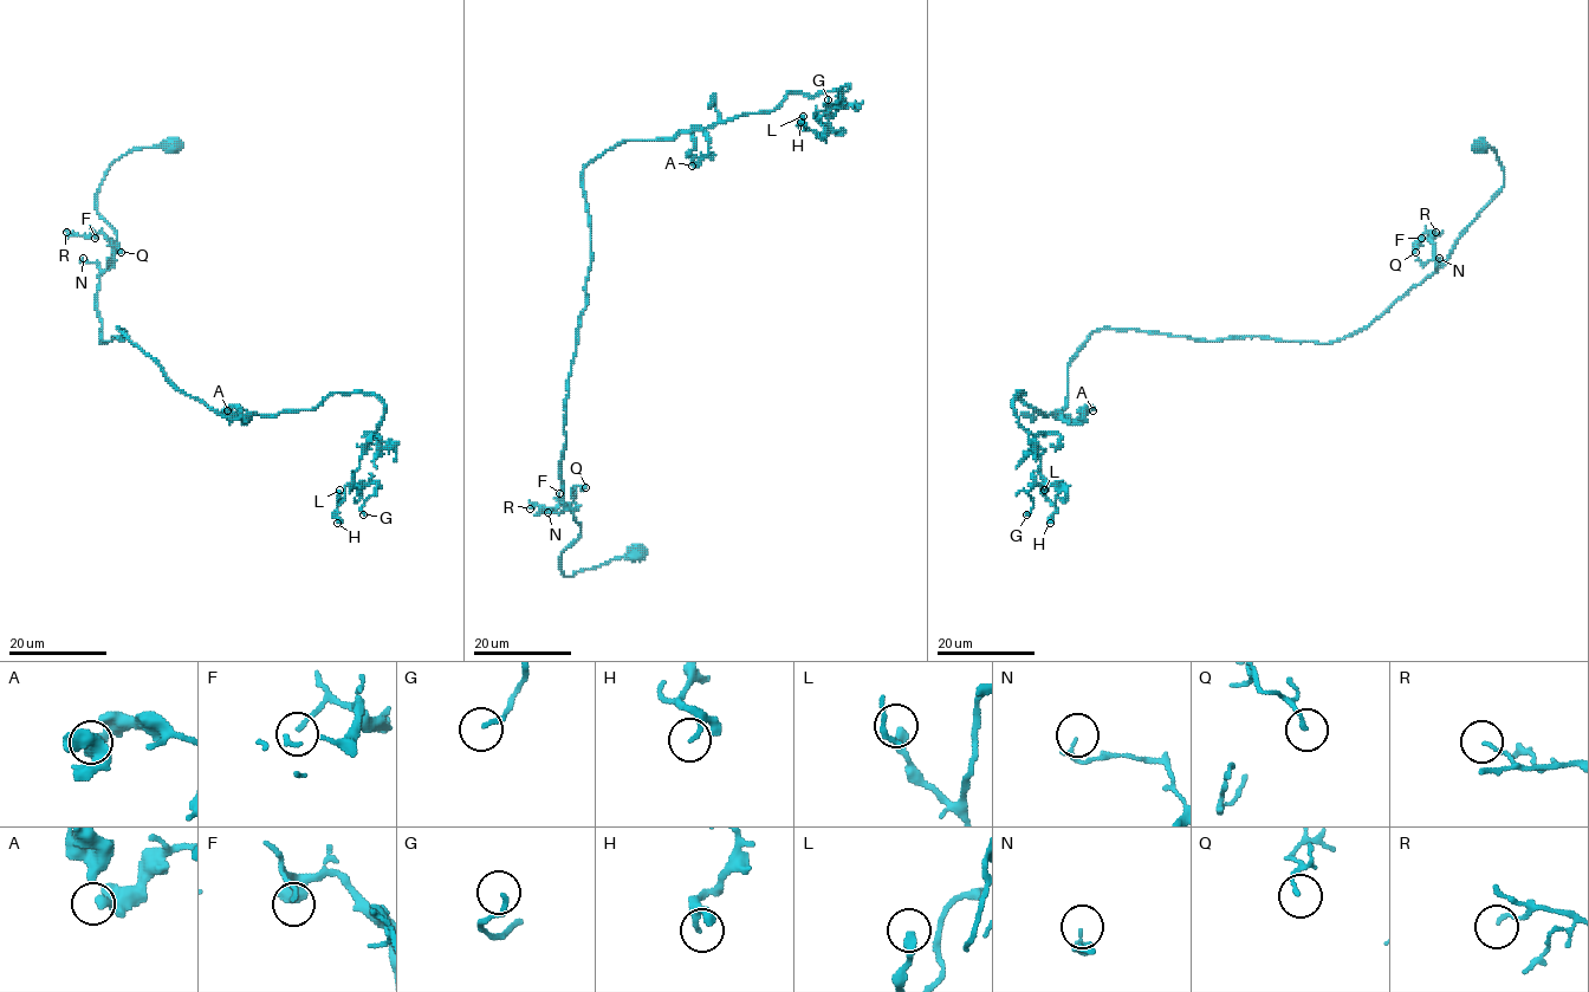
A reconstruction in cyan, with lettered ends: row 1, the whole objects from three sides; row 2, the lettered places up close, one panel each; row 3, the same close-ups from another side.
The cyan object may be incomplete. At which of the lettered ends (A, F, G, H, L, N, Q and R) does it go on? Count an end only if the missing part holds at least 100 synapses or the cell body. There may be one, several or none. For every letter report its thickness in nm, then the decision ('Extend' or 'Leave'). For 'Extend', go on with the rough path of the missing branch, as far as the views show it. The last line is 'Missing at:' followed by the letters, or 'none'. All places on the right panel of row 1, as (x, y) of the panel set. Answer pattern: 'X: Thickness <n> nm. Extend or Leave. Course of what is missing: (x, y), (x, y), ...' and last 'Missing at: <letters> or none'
A: Thickness 280 nm. Leave
F: Thickness 130 nm. Leave
G: Thickness 150 nm. Leave
H: Thickness 150 nm. Leave
L: Thickness 300 nm. Leave
N: Thickness 150 nm. Leave
Q: Thickness 120 nm. Leave
R: Thickness 100 nm. Leave
Missing at: none

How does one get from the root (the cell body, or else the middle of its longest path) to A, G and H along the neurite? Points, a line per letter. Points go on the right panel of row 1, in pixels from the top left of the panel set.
A: (1482, 146), (1496, 151), (1500, 190), (1367, 325), (1329, 343), (1100, 328), (1070, 360), (1057, 417), (1093, 410)
G: (1482, 146), (1500, 190), (1359, 331), (1096, 329), (1057, 417), (1013, 402), (1045, 484), (1026, 514)
H: (1482, 146), (1500, 190), (1363, 328), (1100, 328), (1057, 417), (1017, 394), (1064, 485), (1050, 523)

